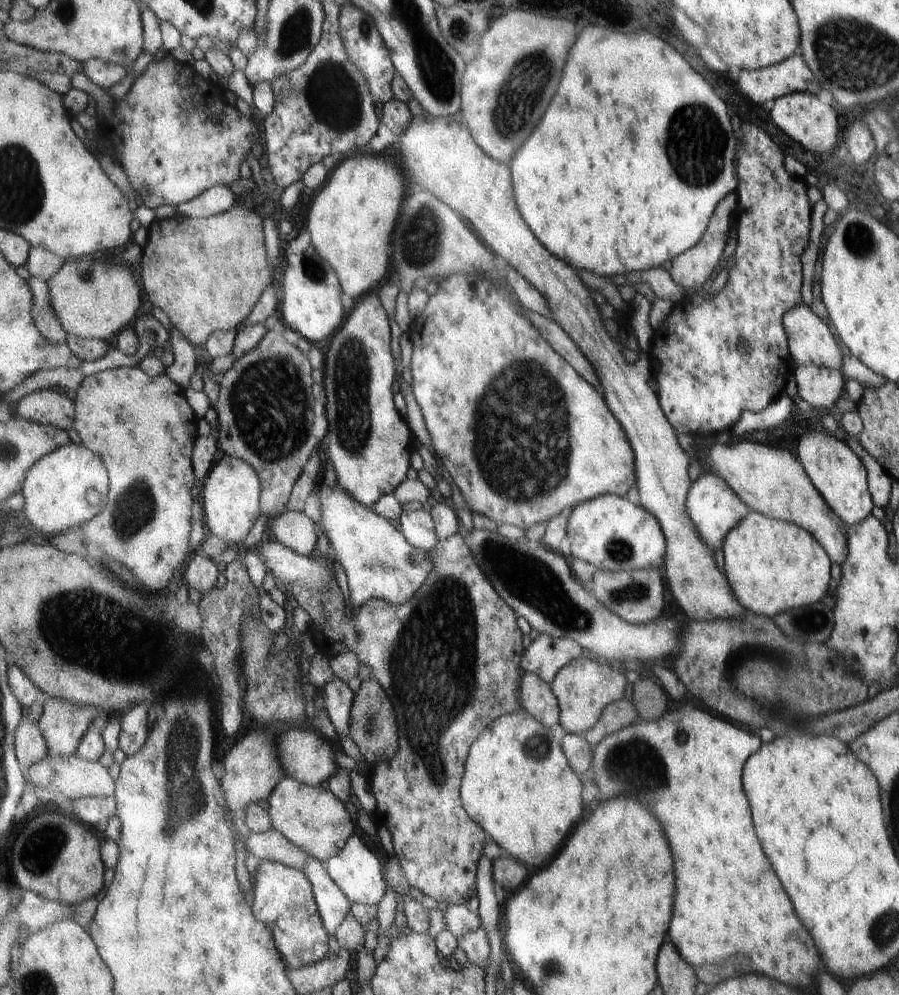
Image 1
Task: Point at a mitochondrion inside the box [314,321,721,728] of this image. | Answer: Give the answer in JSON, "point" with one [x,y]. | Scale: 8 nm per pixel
{"point":[528,380]}

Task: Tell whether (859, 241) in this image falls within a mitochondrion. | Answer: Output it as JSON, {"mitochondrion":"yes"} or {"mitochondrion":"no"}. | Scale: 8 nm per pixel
{"mitochondrion":"yes"}

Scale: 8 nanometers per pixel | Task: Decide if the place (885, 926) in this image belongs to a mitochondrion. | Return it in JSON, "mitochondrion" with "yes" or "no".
{"mitochondrion":"yes"}

